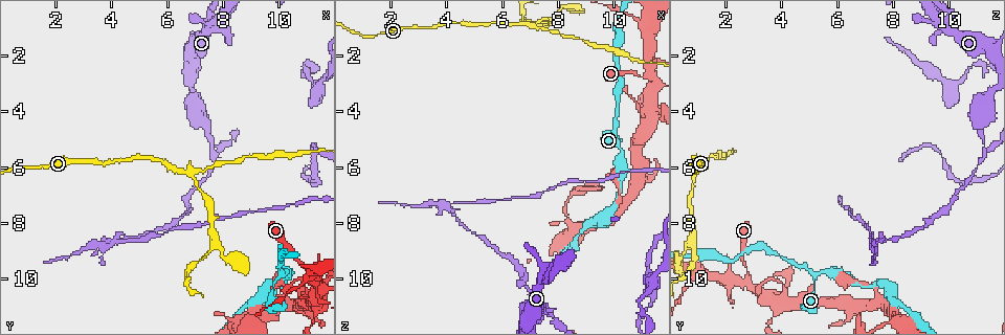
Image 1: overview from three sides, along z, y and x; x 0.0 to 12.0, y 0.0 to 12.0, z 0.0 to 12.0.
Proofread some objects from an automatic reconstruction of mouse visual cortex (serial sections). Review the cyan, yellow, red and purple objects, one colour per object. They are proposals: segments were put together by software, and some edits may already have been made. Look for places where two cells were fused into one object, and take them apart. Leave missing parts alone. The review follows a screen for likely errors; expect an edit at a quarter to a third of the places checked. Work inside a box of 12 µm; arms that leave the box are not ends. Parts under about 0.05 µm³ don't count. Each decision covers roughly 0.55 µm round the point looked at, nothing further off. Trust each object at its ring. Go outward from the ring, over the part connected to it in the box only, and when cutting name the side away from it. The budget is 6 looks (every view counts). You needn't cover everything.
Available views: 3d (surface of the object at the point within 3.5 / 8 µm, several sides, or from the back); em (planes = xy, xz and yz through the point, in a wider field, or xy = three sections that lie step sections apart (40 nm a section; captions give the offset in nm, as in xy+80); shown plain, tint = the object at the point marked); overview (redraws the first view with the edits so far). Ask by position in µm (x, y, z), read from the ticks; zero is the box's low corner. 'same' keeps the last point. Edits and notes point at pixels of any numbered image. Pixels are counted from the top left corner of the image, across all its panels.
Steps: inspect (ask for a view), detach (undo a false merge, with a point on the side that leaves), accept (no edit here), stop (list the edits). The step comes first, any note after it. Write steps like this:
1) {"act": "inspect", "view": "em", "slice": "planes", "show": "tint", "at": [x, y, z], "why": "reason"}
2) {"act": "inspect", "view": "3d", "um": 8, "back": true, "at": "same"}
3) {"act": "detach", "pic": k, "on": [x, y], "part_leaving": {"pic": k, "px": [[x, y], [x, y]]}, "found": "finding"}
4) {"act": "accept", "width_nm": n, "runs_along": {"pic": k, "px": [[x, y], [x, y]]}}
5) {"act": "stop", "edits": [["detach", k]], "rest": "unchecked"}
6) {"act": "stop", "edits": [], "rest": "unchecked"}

{"act": "inspect", "view": "3d", "um": 3.5, "at": [6.9, 6.2, 0.9], "why": "three-way junction"}

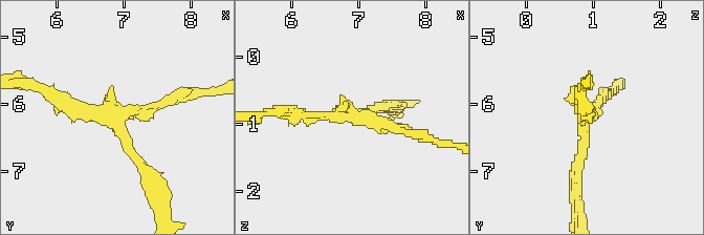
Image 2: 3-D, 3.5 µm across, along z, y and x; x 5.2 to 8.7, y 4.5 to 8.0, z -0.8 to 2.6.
{"act": "inspect", "view": "em", "slice": "xy", "step": 1, "show": "tint", "at": [6.90, 6.25, 0.85], "arms": 3, "arm_widths_nm": [100, 150, 150]}

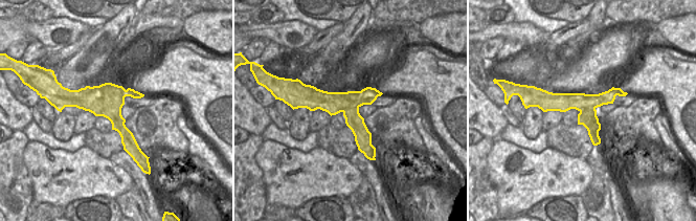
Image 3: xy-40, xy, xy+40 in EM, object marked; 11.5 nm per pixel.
{"act": "detach", "pic": 2, "on": [132, 153], "border": {"pic": 3, "px": [[98, 86], [103, 102], [103, 115]]}, "found": "a second cell is stuck on"}

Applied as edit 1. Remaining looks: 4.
{"act": "inspect", "view": "overview", "why": "redraw"}

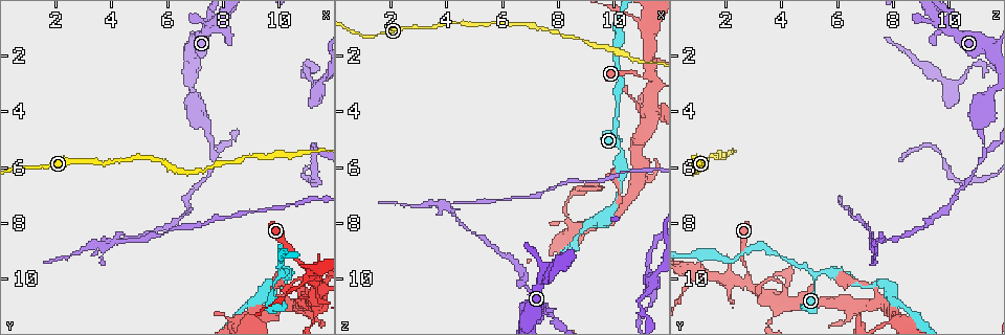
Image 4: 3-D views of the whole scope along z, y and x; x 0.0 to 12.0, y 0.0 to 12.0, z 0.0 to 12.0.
{"act": "inspect", "view": "3d", "um": 3.5, "at": [11.3, 10.4, 2.1]}

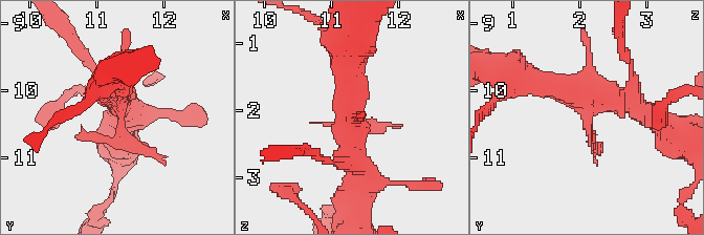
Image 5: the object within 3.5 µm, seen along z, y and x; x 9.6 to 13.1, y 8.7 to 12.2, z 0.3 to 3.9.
{"act": "inspect", "view": "em", "slice": "xy", "step": 5, "show": "tint", "at": [11.30, 10.50, 2.10]}

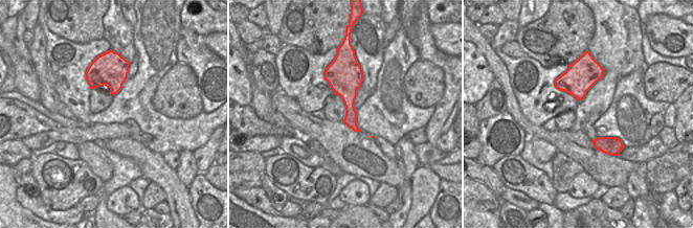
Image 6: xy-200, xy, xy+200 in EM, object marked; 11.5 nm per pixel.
{"act": "accept", "runs_along": {"pic": 5, "px": [[114, 90], [120, 129], [159, 162]]}, "found": "continuous, no second cell"}

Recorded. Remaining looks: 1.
{"act": "stop", "edits": [["detach", 2]], "rest": "unchecked"}

